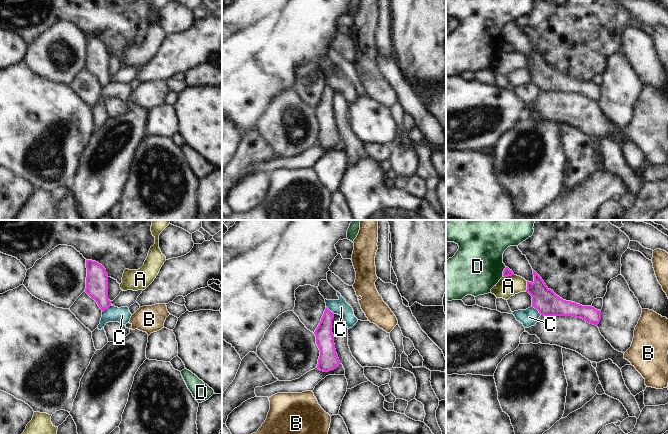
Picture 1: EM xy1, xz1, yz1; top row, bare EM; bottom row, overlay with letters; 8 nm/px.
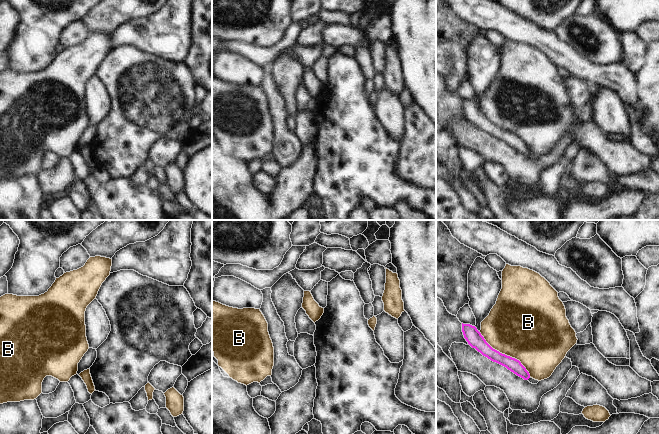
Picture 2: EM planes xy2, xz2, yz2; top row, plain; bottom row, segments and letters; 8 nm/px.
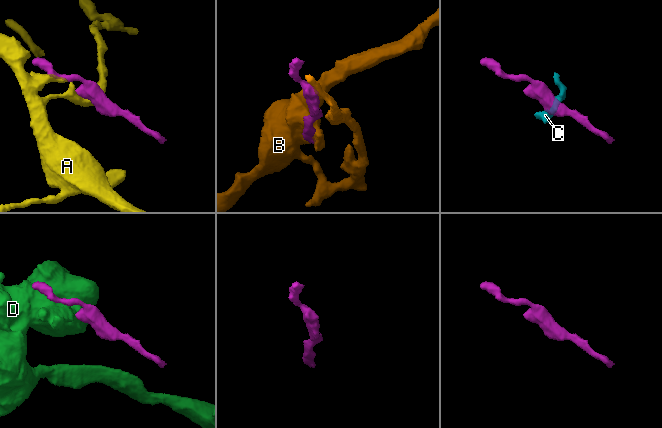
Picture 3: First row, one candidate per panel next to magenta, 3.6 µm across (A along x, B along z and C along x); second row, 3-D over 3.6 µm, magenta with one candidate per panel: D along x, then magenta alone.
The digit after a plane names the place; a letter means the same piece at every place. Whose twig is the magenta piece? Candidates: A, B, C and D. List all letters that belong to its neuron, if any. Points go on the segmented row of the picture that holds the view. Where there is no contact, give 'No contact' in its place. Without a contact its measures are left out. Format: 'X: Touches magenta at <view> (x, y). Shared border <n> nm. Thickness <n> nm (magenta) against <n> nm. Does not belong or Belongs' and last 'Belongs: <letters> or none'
A: Touches magenta at yz1 (508, 275). Shared border 90 nm. Thickness 70 nm (magenta) against 160 nm. Does not belong
B: Touches magenta at yz2 (506, 355). Shared border 550 nm. Thickness 120 nm (magenta) against 500 nm. Does not belong
C: Touches magenta at yz1 (537, 309). Shared border 100 nm. Thickness 190 nm (magenta) against 140 nm. Does not belong
D: Touches magenta at yz1 (503, 271). Shared border 80 nm. Thickness 70 nm (magenta) against 400 nm. Does not belong
Belongs: none

